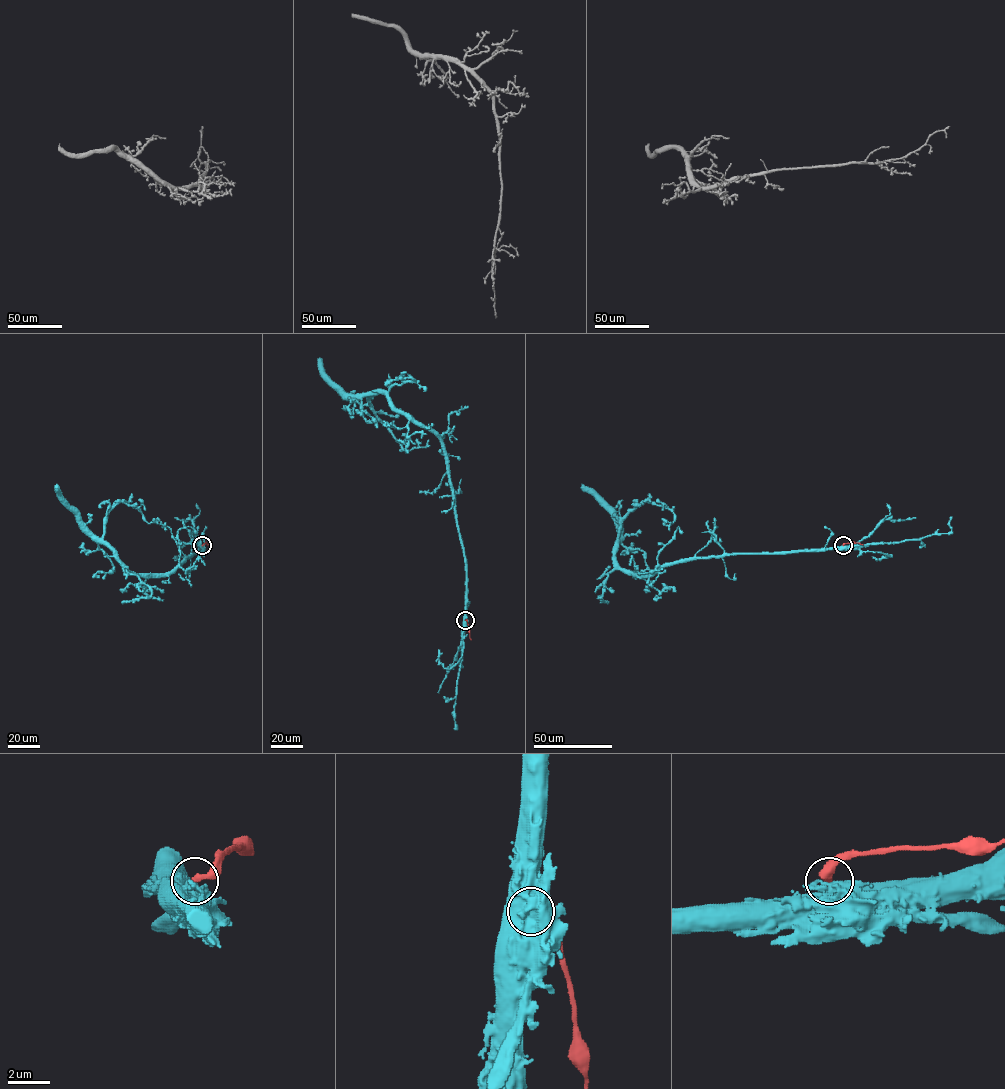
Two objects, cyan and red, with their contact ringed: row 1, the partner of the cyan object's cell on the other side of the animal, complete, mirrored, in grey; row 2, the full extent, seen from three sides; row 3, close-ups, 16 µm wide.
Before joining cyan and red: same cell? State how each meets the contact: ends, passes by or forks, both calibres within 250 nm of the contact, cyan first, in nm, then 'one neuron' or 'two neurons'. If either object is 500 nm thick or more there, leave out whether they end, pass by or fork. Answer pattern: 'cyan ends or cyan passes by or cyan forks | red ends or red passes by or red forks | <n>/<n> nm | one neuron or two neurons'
cyan ends | red ends | 480/320 nm | two neurons

